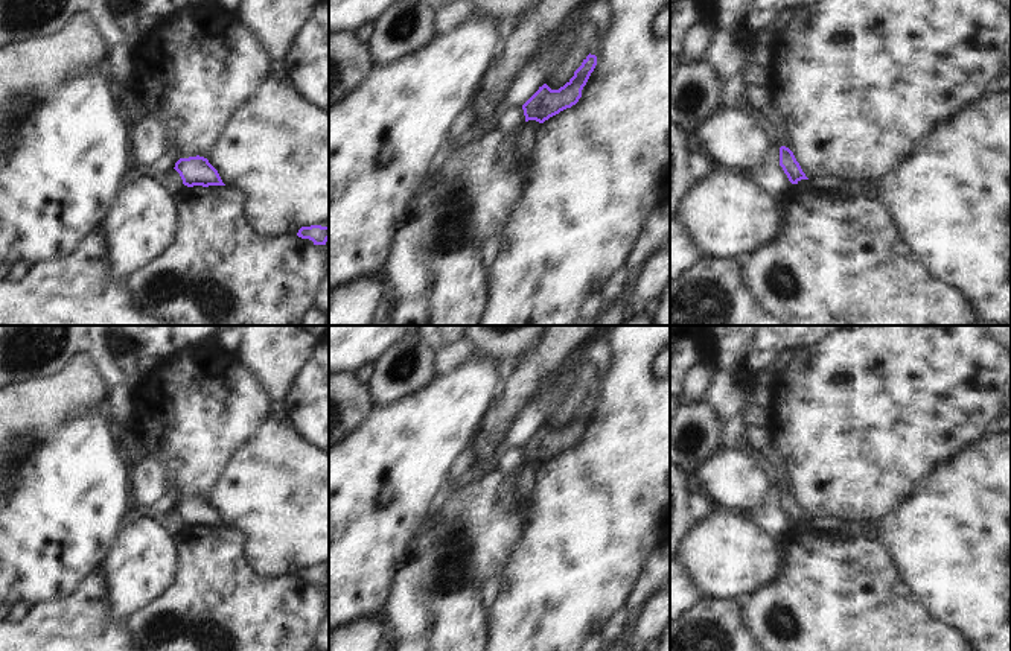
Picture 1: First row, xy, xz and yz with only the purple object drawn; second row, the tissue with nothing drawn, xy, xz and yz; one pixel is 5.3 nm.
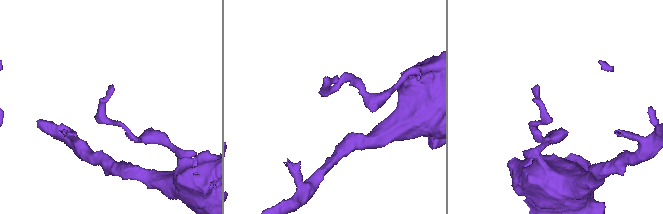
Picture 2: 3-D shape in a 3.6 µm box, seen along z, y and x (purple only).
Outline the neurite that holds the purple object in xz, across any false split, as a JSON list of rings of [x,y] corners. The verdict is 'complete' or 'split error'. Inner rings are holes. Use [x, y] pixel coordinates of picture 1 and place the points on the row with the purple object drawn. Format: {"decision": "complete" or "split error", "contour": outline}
{"decision": "complete", "contour": [[[589,53],[574,71],[574,76],[559,90],[551,90],[547,84],[539,87],[539,90],[522,105],[525,122],[536,120],[544,123],[550,117],[576,105],[595,65],[597,56]]]}

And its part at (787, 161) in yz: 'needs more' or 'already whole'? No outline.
already whole

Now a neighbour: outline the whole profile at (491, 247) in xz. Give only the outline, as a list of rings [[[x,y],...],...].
[[[493,234],[481,246],[484,249],[484,266],[487,269],[490,269],[492,262],[496,259],[499,252],[499,242],[501,236]]]

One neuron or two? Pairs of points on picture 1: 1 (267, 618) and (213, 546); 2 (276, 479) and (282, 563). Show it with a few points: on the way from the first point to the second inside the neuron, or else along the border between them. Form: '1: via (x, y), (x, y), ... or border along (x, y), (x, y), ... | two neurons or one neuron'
1: via (248, 600), (213, 565) | one neuron
2: via (282, 501), (282, 542) | one neuron

